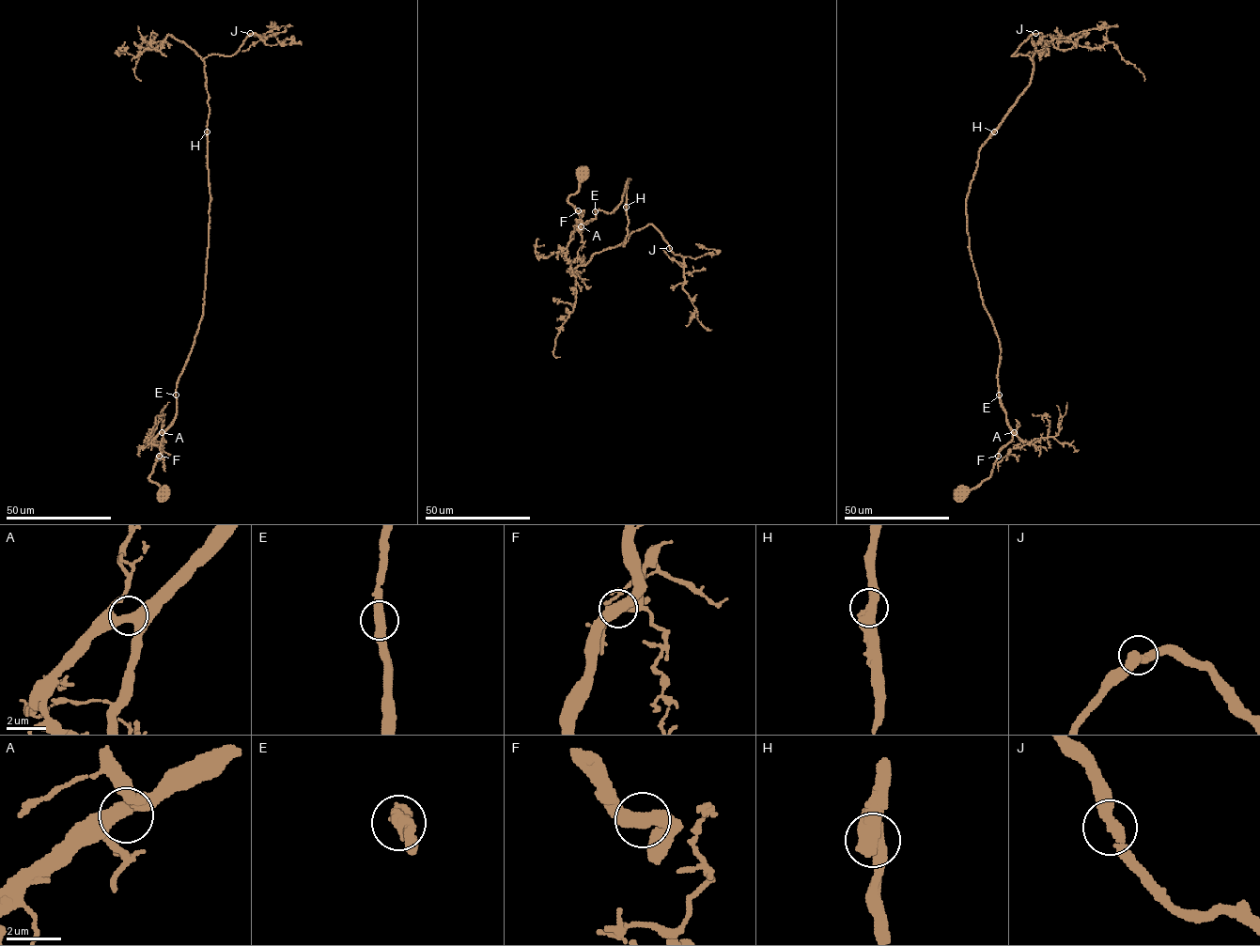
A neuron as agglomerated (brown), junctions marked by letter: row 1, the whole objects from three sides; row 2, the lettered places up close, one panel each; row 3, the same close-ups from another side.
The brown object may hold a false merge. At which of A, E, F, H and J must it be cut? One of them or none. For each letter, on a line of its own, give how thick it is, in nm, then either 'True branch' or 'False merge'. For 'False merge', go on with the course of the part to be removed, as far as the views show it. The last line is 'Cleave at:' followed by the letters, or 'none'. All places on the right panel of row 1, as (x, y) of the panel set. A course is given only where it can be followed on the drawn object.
A: Thickness 480 nm. True branch
E: Thickness 550 nm. True branch
F: Thickness 500 nm. True branch
H: Thickness 550 nm. True branch
J: Thickness 360 nm. True branch
Cleave at: none

